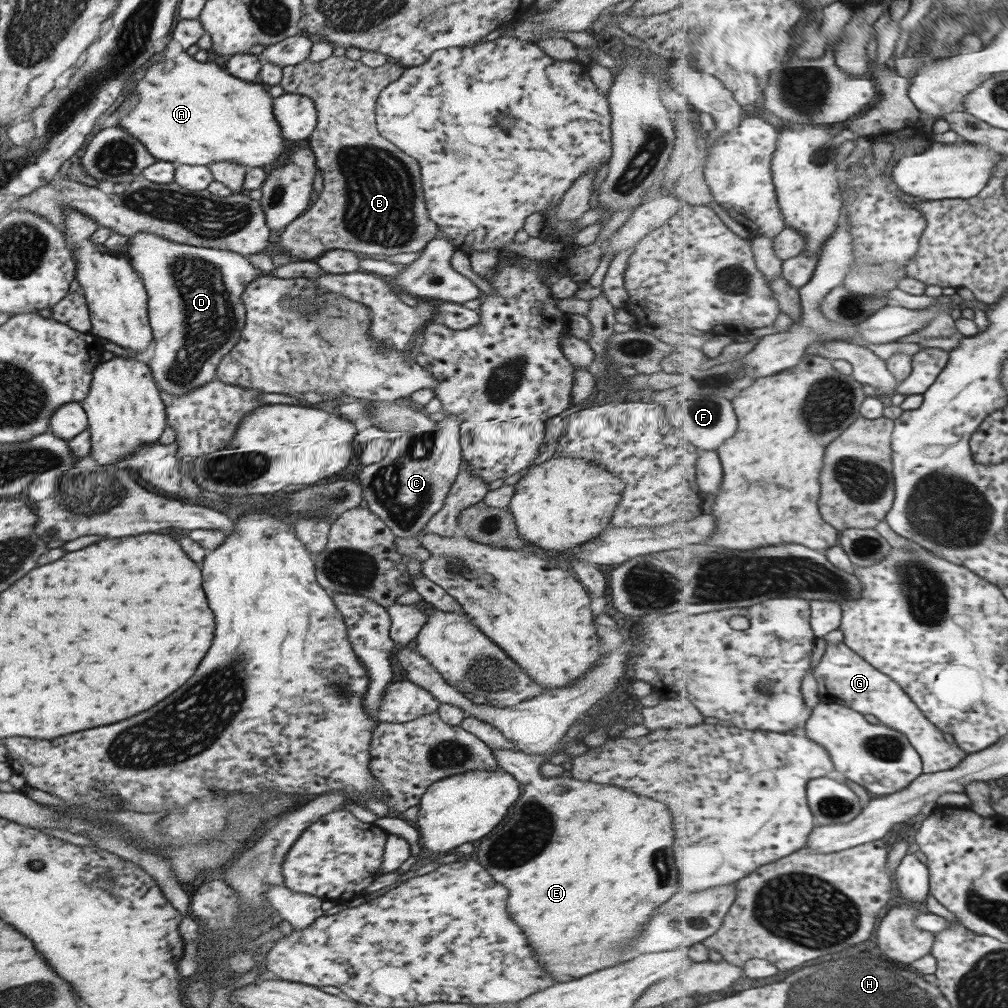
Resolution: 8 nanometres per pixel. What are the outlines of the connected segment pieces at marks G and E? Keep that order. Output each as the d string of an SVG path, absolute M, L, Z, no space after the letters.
M844 641L827 644L821 660L813 668L813 675L819 688L826 694L833 694L839 700L845 700L848 707L863 714L872 714L880 723L905 734L911 745L922 756L925 773L953 770L961 767L963 760L967 758L968 754L957 744L949 745L942 729L926 717L906 689L890 676L875 668L870 662L867 662Z
M581 742L574 744L552 754L491 750L498 768L513 775L520 784L521 794L510 807L505 817L507 822L495 826L491 834L478 841L479 844L474 843L477 846L475 860L509 892L509 918L523 930L533 946L537 962L545 966L557 983L578 979L625 961L621 957L623 944L639 934L653 908L677 892L675 876L671 876L671 868L675 868L671 856L673 828L665 804L617 786L587 784L568 775L549 778L540 775L540 765L552 756L566 754L573 759L588 750Z

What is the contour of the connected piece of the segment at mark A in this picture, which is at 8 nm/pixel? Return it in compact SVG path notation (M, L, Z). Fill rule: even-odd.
M184 51L177 54L173 59L164 59L163 62L149 65L149 70L145 72L145 78L137 78L133 85L133 92L137 92L139 100L132 105L129 112L125 112L123 116L118 118L118 127L126 130L133 138L136 138L145 150L153 156L157 161L172 162L175 165L191 165L191 166L208 166L212 162L232 162L242 164L244 167L250 168L265 168L264 166L271 166L271 163L276 164L285 156L285 139L283 138L281 129L278 128L277 121L272 113L272 100L269 93L266 91L266 86L261 82L247 82L239 80L230 74L227 74L222 65L218 62L199 62L195 61L191 56L188 56Z

